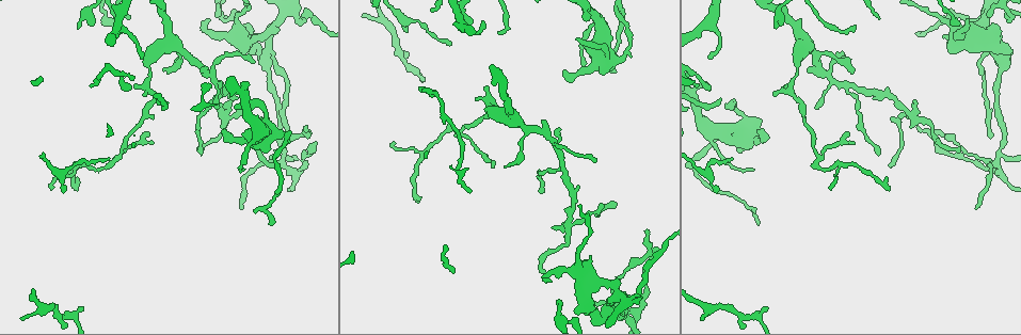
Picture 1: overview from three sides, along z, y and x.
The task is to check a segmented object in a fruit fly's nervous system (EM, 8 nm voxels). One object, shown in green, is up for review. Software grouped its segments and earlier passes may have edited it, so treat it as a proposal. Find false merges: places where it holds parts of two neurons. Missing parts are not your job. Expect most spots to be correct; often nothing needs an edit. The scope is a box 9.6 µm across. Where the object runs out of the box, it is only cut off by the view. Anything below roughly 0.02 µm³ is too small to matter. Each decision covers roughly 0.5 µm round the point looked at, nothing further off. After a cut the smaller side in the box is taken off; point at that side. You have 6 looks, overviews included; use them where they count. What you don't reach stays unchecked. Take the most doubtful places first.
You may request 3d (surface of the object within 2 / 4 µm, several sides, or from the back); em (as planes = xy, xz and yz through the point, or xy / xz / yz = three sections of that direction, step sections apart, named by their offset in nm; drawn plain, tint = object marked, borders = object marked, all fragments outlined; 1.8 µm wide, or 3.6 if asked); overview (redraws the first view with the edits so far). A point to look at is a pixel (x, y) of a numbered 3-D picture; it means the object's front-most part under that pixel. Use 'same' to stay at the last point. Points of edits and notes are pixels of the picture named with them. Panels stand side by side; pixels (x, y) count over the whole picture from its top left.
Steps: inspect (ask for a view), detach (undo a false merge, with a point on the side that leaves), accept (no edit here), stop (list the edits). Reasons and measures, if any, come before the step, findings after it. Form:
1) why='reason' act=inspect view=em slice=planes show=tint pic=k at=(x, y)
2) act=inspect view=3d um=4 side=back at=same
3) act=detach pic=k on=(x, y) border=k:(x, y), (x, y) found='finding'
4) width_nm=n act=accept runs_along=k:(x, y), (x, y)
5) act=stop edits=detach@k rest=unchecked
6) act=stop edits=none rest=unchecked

why='looks like a crossing' act=inspect view=em slice=xy step=4 show=tint pic=1 at=(582, 279)

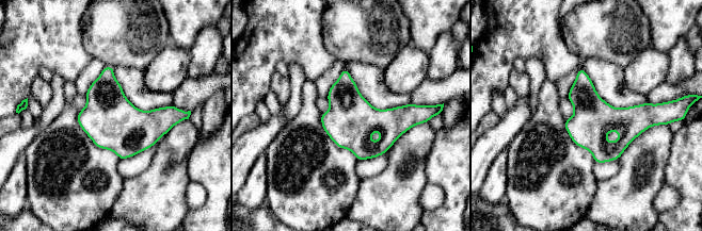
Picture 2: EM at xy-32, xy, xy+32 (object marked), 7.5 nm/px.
act=accept found='one neuron here'

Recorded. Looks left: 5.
why='branch point' act=inspect view=3d um=2 pic=1 at=(227, 112)

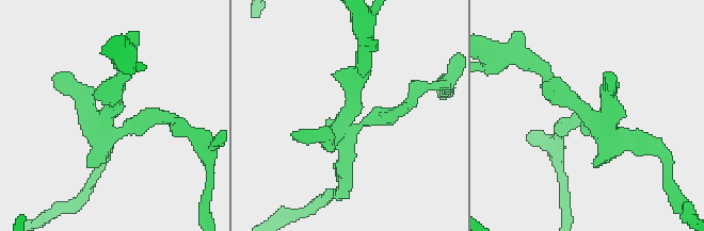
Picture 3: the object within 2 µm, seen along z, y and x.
act=inspect view=em slice=planes show=tint pic=3 at=(582, 111)

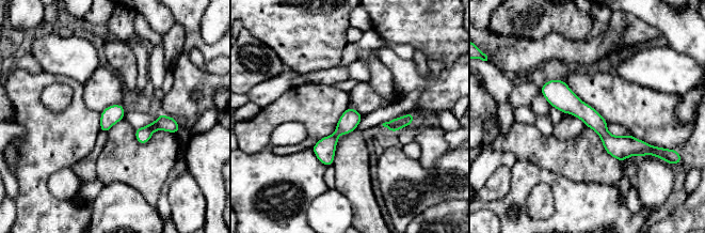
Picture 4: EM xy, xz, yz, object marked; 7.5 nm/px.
width_nm=140 act=accept found='all the same neuron'

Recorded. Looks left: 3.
why='sharp bend' act=inspect view=em slice=planes show=tint pic=1 at=(283, 161)

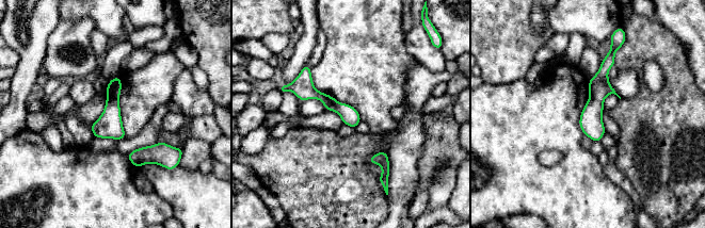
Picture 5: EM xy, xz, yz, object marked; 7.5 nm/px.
act=accept found='all the same neuron'

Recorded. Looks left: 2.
act=stop edits=none rest=unchecked

